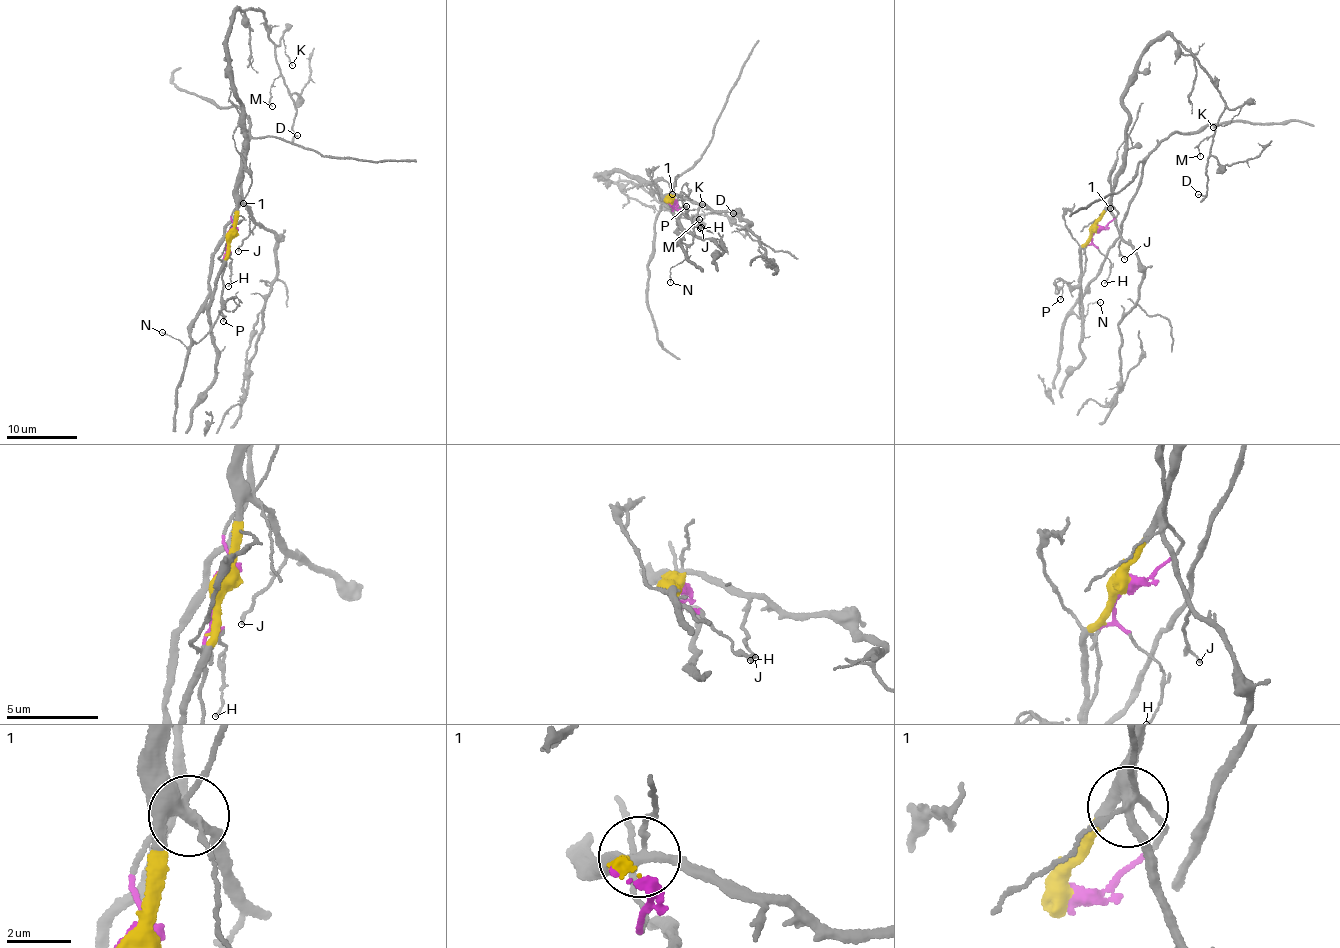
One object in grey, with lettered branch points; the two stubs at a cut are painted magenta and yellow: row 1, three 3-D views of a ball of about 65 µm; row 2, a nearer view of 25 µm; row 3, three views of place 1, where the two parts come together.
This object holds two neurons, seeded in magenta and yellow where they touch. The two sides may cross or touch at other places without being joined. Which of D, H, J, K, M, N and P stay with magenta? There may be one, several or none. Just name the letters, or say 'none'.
H, N, P

